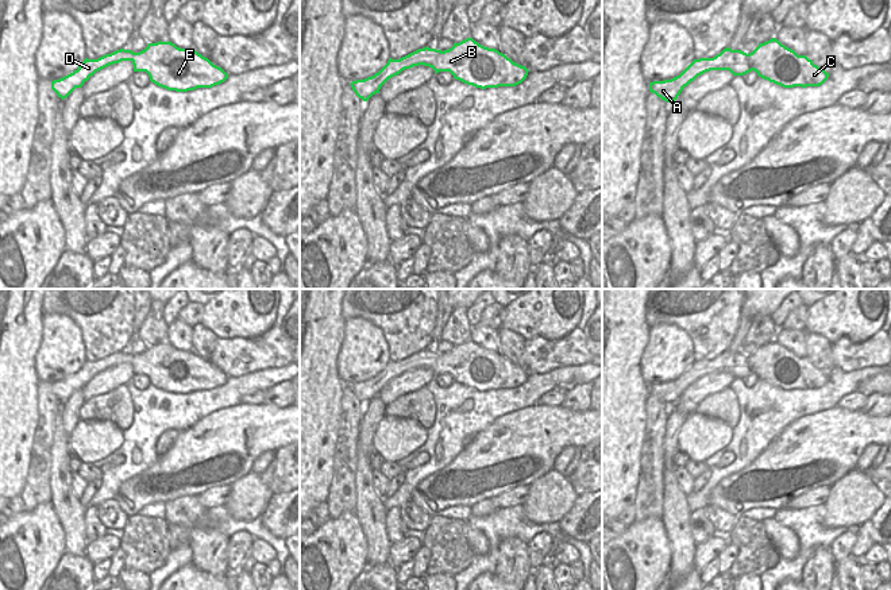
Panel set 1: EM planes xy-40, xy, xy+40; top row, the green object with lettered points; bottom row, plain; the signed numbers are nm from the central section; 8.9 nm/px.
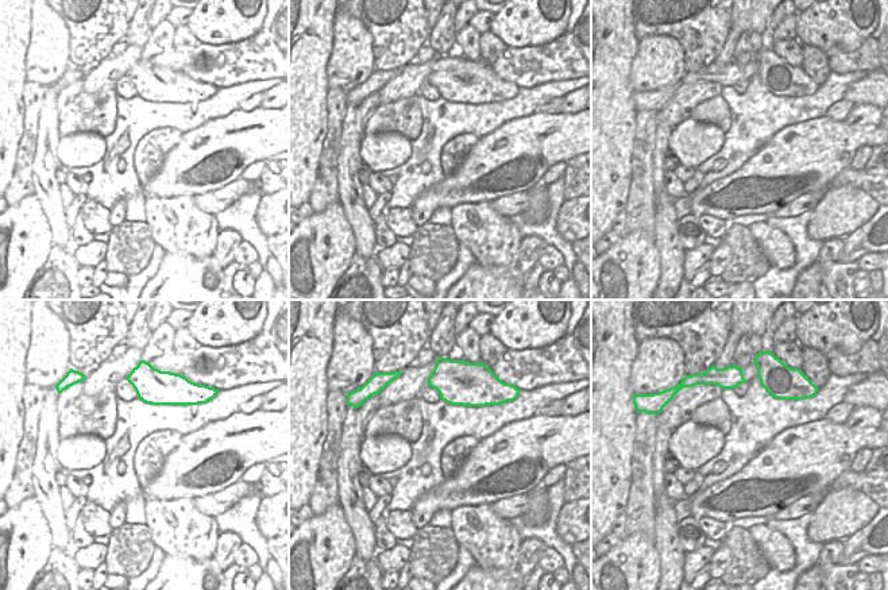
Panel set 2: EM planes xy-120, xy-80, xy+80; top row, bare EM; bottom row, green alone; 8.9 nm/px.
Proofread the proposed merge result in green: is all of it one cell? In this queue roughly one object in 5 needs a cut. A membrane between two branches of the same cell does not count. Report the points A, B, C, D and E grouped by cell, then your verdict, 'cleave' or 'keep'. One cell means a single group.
groups A B C D E; keep

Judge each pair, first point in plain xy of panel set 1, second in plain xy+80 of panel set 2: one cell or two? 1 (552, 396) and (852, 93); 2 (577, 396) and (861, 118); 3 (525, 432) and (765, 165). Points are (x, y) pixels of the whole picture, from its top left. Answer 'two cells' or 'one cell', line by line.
1: two cells
2: one cell
3: one cell

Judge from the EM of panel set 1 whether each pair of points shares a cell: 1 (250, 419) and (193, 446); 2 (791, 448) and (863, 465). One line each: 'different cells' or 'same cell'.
1: same cell
2: different cells

